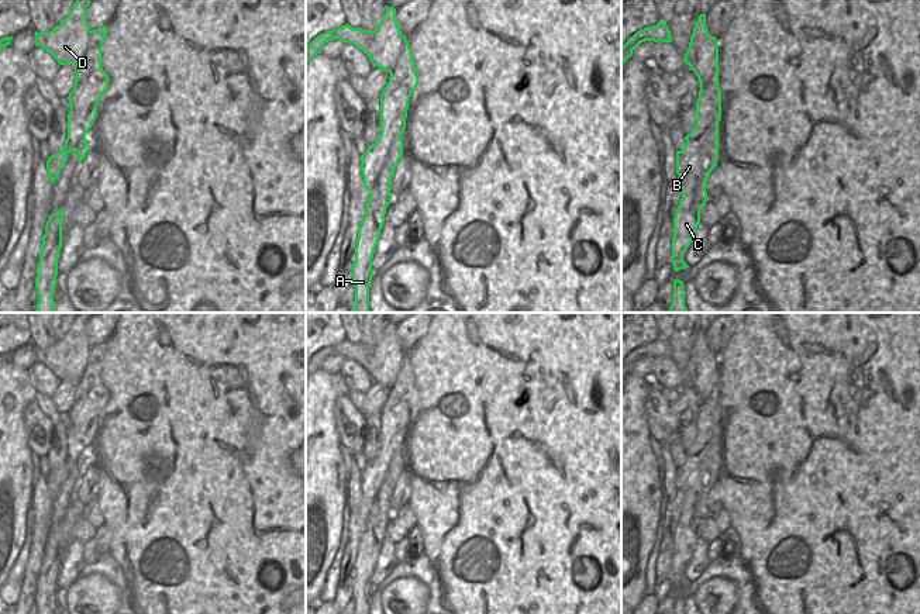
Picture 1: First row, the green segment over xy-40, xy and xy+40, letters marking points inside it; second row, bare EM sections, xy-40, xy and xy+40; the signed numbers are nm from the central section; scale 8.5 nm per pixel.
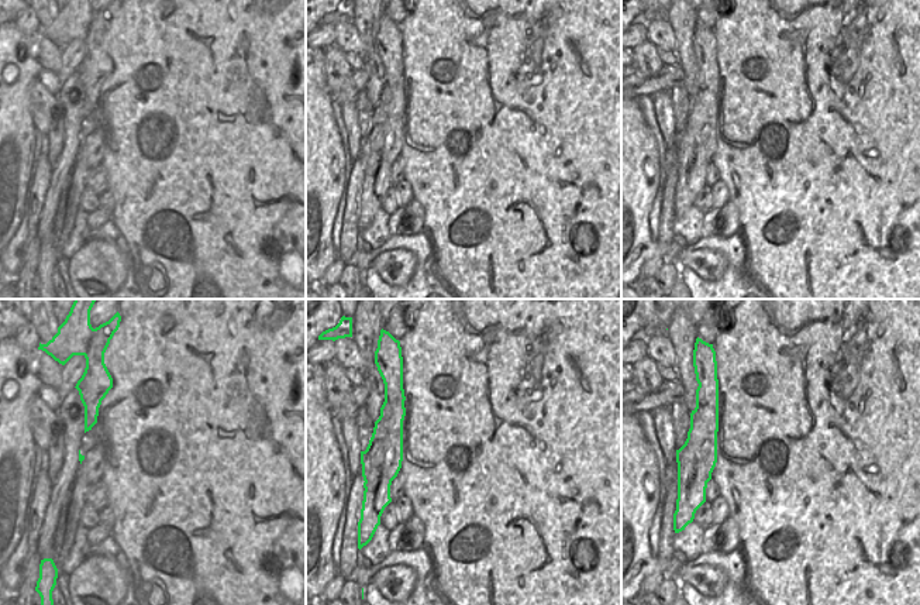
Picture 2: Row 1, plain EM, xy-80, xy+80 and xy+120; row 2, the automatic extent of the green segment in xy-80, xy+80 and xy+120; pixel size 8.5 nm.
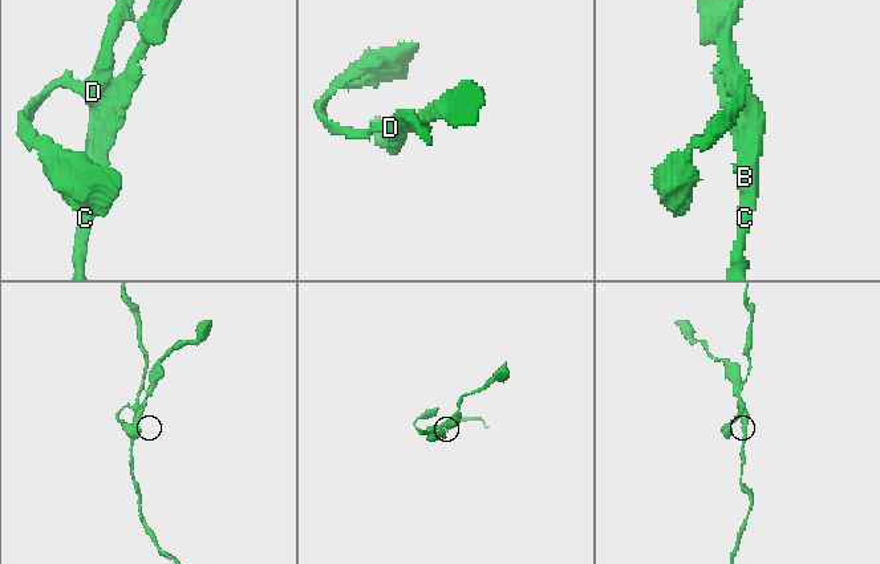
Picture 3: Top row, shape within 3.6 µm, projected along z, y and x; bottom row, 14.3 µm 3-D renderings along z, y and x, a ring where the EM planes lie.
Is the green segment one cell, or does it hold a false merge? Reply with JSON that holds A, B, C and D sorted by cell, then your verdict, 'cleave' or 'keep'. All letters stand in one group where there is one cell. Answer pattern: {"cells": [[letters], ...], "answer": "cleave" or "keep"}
{"cells": [["A", "C", "D"], ["B"]], "answer": "cleave"}

